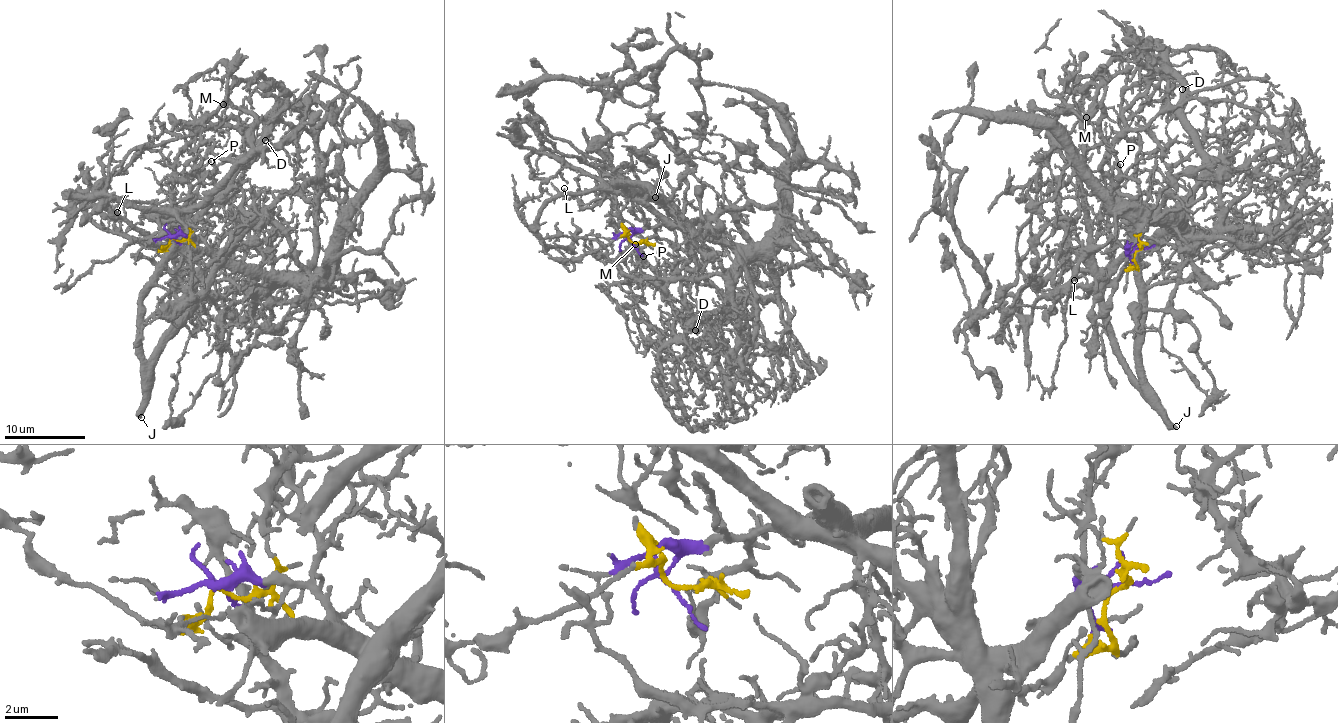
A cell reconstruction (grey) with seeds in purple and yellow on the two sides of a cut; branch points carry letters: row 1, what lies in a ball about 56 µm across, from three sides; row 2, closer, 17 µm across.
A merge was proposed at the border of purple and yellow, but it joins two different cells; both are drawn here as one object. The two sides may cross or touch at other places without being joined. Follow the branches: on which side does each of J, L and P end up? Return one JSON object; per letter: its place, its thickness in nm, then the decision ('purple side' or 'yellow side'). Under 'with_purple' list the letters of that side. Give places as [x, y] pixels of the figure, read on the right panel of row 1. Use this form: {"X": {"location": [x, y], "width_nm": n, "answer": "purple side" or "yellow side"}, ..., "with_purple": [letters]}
{"J": {"location": [1176, 426], "width_nm": 440, "answer": "yellow side"}, "L": {"location": [1074, 280], "width_nm": 120, "answer": "purple side"}, "P": {"location": [1120, 164], "width_nm": 130, "answer": "purple side"}, "with_purple": ["L", "P"]}

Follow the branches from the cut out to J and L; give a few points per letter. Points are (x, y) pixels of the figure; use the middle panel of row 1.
J: (631, 241), (621, 220), (628, 197), (627, 186), (616, 187), (622, 179), (628, 179), (641, 183), (655, 197)
L: (631, 242), (630, 231), (662, 223), (641, 202), (613, 191), (592, 188), (569, 200), (564, 197), (563, 188)

